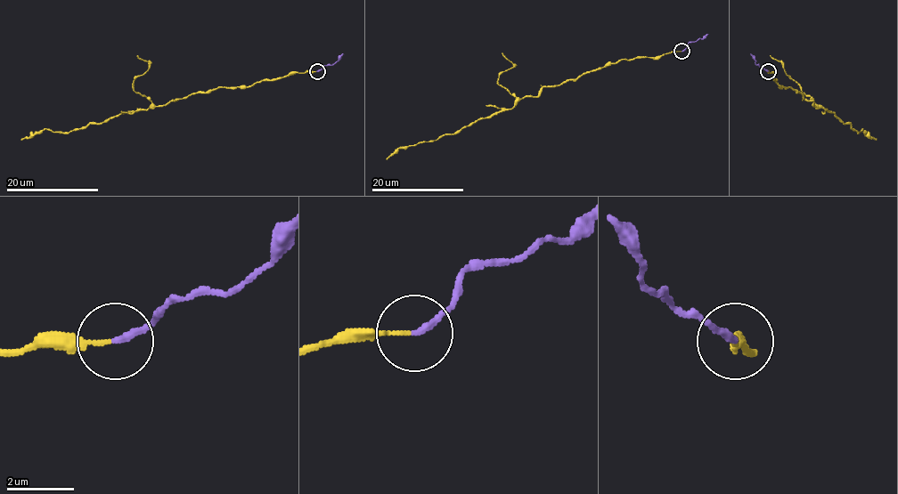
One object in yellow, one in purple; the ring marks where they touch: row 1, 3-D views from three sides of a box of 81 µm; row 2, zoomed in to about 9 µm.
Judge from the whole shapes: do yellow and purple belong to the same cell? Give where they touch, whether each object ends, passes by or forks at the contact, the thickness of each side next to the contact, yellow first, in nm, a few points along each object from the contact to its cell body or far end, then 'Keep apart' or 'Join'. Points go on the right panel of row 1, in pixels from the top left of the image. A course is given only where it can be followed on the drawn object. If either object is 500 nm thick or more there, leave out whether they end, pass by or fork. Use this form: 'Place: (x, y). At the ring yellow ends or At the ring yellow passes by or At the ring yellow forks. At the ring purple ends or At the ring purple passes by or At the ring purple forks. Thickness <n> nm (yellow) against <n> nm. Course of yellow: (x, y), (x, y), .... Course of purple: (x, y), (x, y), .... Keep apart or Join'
Place: (768, 71). At the ring yellow ends. At the ring purple ends. Thickness 130 nm (yellow) against 190 nm. Course of yellow: (768, 71), (780, 86), (802, 94), (876, 140). Course of purple: (768, 71), (757, 65), (750, 53). Keep apart

